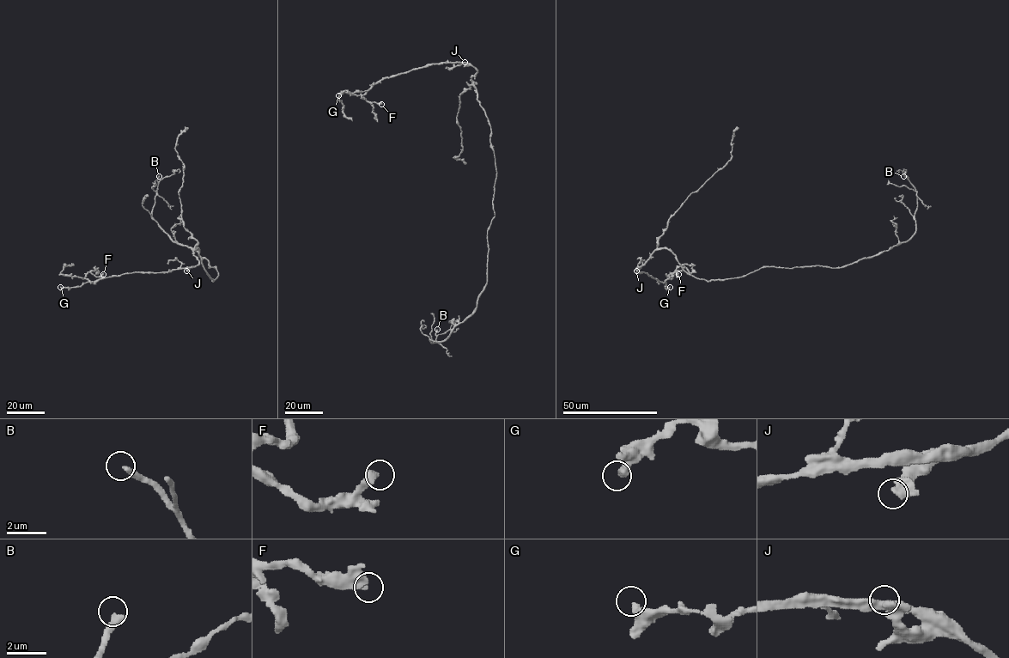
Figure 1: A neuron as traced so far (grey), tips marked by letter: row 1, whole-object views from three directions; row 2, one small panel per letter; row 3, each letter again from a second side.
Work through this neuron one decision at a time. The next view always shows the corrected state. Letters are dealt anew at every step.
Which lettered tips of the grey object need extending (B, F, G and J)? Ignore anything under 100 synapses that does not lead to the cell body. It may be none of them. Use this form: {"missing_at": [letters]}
{"missing_at": ["B"]}

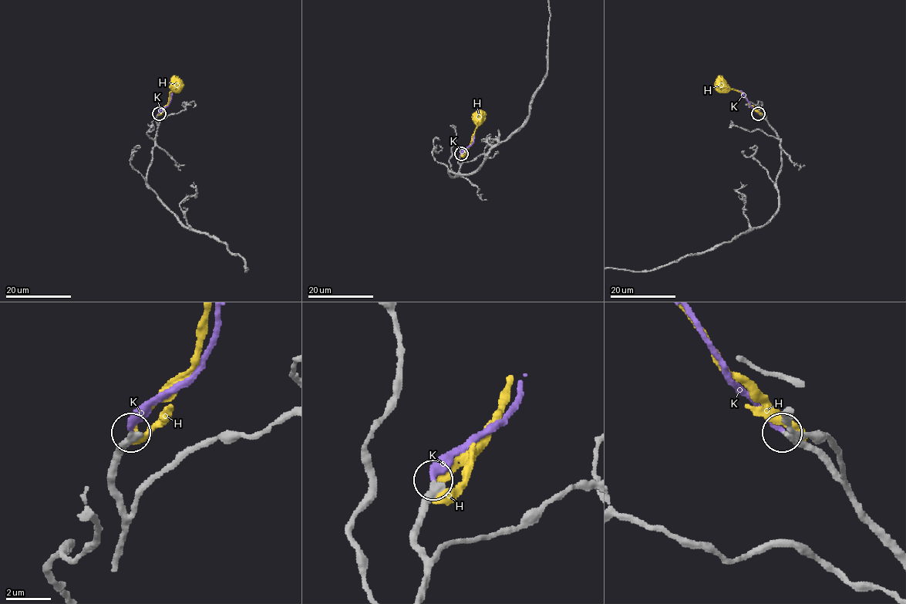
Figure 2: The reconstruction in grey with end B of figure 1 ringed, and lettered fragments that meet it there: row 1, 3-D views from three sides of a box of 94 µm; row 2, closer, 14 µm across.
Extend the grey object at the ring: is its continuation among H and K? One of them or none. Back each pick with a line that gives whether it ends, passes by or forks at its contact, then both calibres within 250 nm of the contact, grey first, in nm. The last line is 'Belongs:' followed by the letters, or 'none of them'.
K: it ends there; 360 nm thick on the grey side, 240 nm on the other
Belongs: K

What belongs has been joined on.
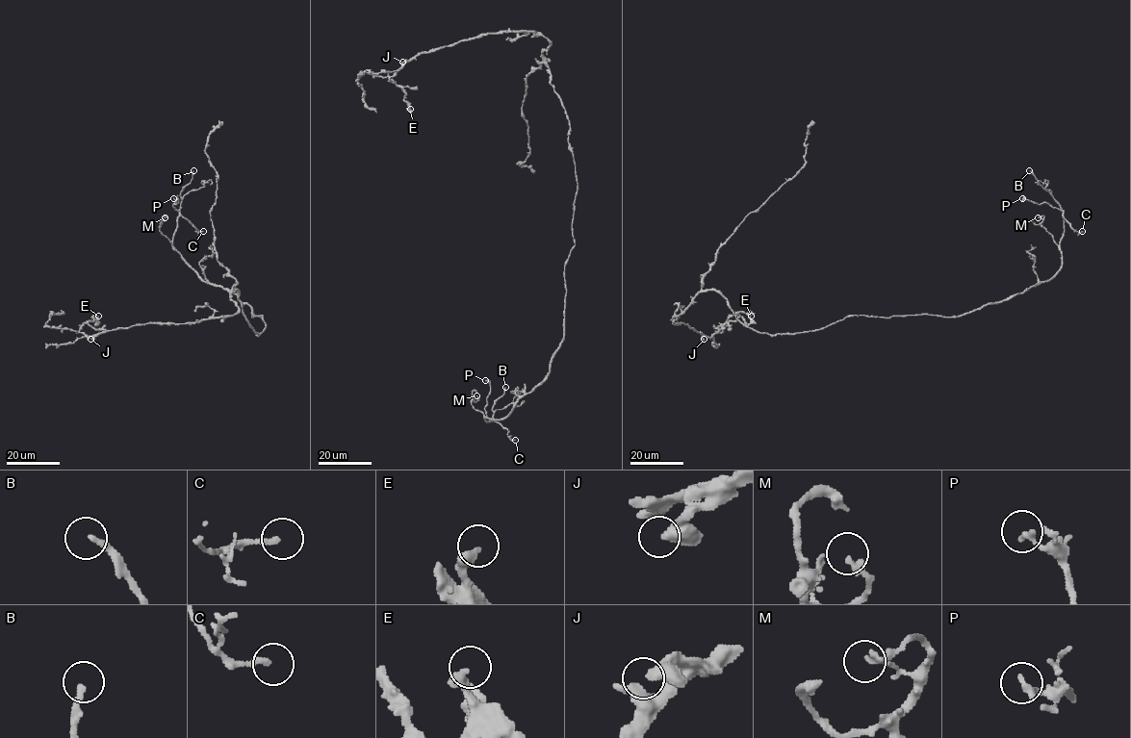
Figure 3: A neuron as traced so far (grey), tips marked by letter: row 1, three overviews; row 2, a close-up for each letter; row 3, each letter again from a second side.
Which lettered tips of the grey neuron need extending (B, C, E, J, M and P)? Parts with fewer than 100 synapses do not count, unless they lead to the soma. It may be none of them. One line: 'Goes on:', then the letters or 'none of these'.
Goes on: B

